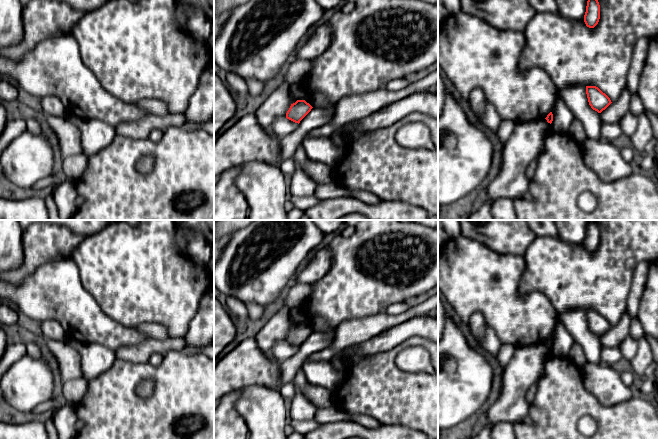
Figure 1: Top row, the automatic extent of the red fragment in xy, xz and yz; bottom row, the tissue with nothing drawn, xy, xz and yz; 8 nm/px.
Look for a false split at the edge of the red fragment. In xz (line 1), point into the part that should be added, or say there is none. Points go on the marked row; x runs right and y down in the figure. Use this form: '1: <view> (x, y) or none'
1: none

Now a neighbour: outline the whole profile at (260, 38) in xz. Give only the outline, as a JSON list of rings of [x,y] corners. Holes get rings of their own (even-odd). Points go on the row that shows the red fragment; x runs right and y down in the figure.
[[[249,0],[237,7],[214,41],[214,62],[245,81],[268,82],[282,74],[294,58],[300,41],[322,18],[324,9],[314,0]]]

